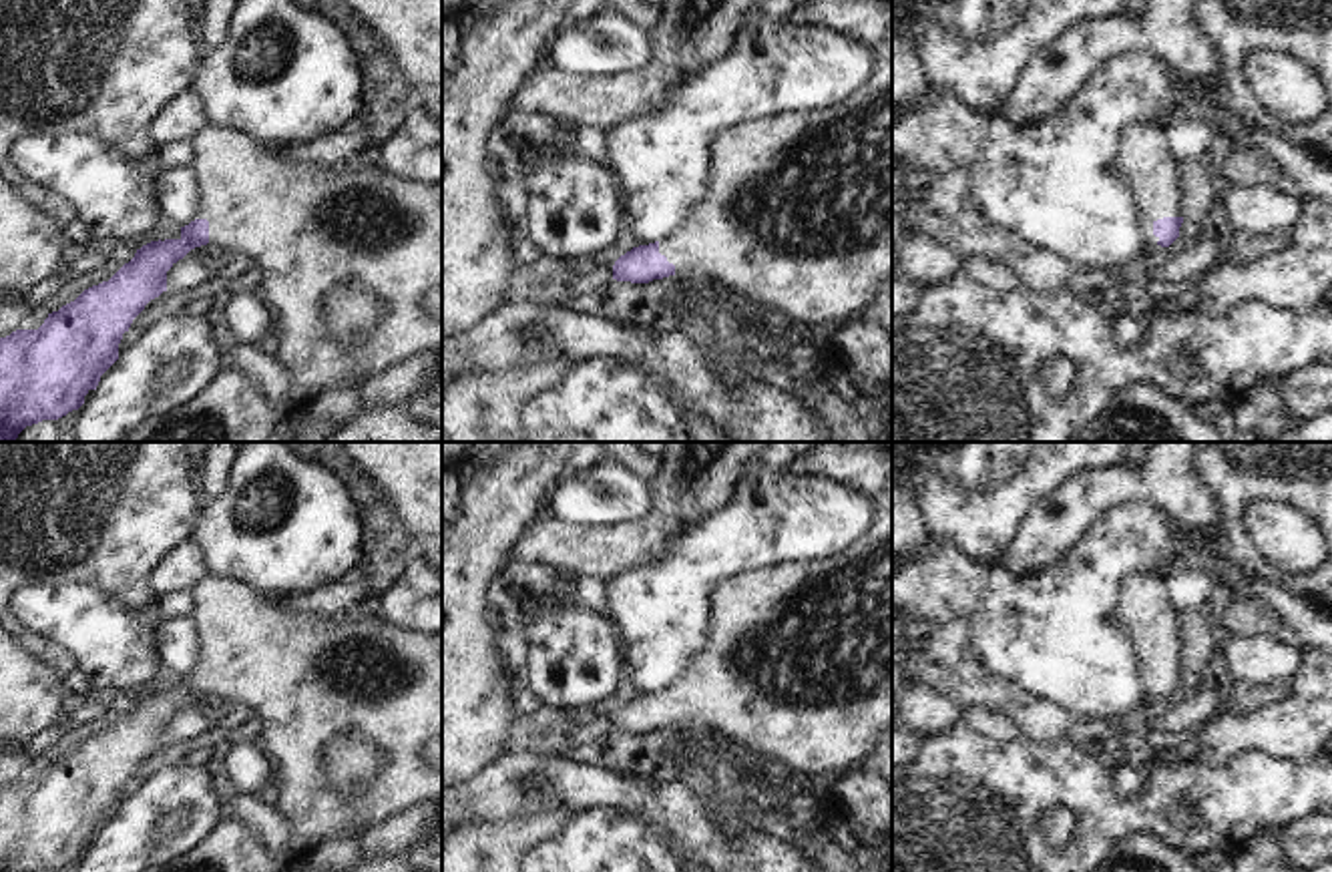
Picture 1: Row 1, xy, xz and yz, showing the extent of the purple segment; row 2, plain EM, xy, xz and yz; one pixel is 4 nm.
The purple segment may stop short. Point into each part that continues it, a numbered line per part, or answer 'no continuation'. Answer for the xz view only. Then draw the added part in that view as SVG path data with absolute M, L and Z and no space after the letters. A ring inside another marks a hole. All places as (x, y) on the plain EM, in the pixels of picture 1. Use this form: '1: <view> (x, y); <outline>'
1: xz (798, 662); M892 476L886 486L874 494L874 502L876 522L850 549L826 561L796 561L792 565L773 565L769 569L745 573L725 581L713 593L705 647L693 657L681 679L659 691L659 703L675 715L677 725L713 733L719 743L743 743L753 753L771 757L794 774L808 778L842 778L872 772L876 745L892 727Z

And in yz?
1: yz (1144, 613); M1149 573L1127 575L1119 587L1113 623L1123 631L1131 649L1139 653L1139 677L1145 693L1157 693L1153 673L1181 667L1183 627L1167 597L1167 577Z

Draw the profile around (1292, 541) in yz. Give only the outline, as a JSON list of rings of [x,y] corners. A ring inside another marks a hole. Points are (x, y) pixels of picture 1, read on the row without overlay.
[[[1256,500],[1244,514],[1252,542],[1284,573],[1312,573],[1328,557],[1324,530],[1290,504]]]

